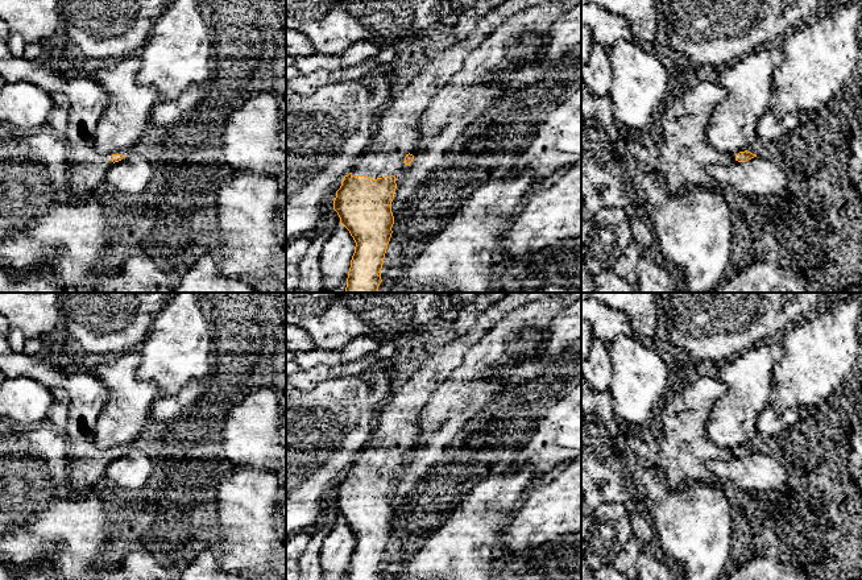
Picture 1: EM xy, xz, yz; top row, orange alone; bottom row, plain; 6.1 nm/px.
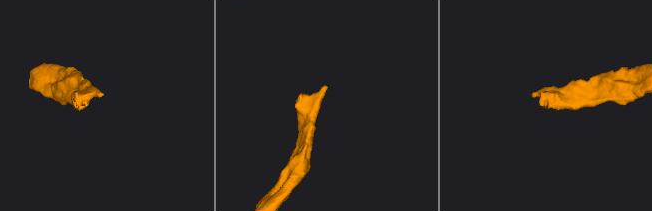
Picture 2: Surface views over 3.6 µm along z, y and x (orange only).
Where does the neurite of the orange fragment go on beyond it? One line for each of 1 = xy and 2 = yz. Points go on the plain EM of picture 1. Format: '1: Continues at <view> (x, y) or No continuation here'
1: No continuation here
2: Continues at yz (682, 452)

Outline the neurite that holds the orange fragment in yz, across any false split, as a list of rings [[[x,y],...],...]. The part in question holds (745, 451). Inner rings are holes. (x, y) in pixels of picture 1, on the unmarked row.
[[[693,374],[679,390],[671,390],[658,407],[662,436],[652,442],[654,464],[671,488],[687,480],[716,482],[706,467],[709,461],[757,452],[747,446],[737,451],[720,447],[705,435],[710,410],[726,393],[728,385],[720,378]]]

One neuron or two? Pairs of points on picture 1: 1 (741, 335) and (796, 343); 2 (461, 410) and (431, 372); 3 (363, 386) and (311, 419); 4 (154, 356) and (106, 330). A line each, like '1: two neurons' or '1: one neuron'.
1: two neurons
2: two neurons
3: one neuron
4: two neurons

